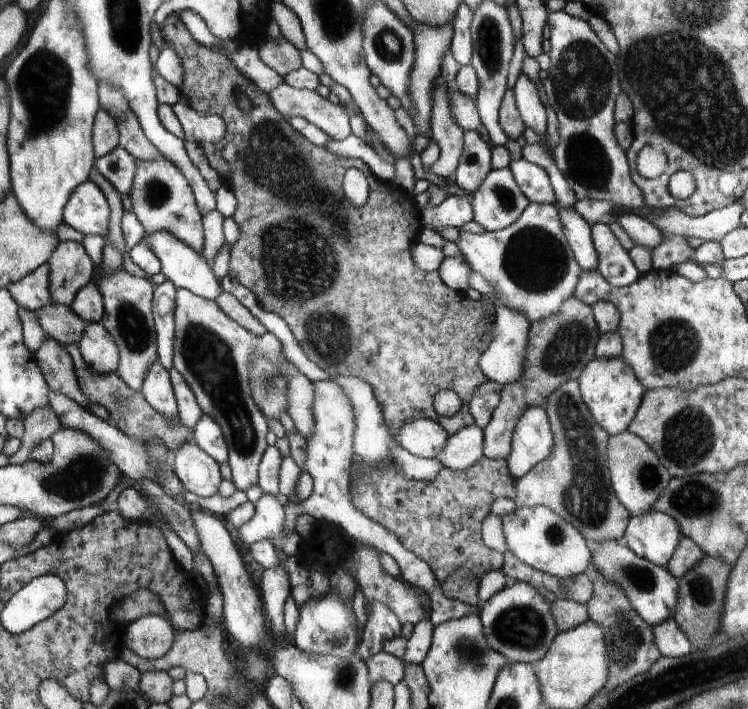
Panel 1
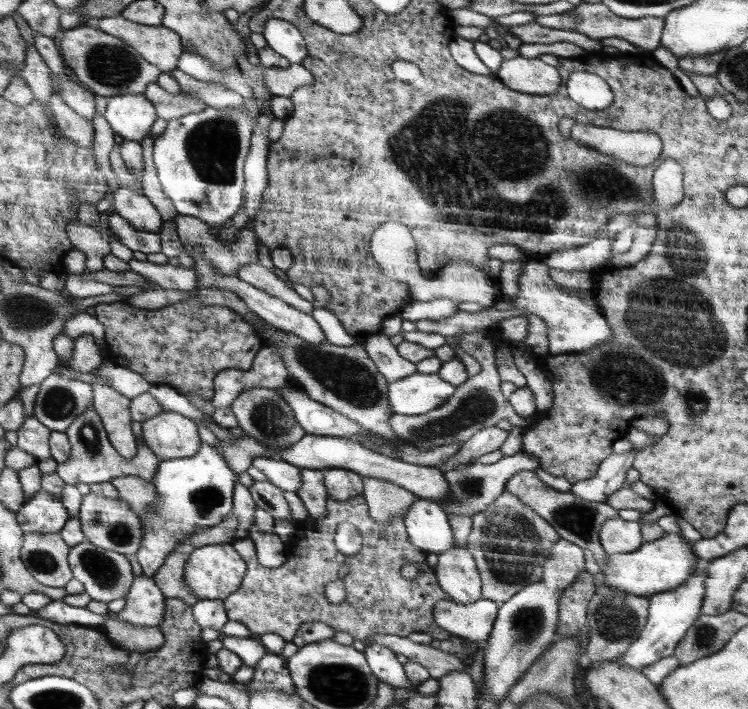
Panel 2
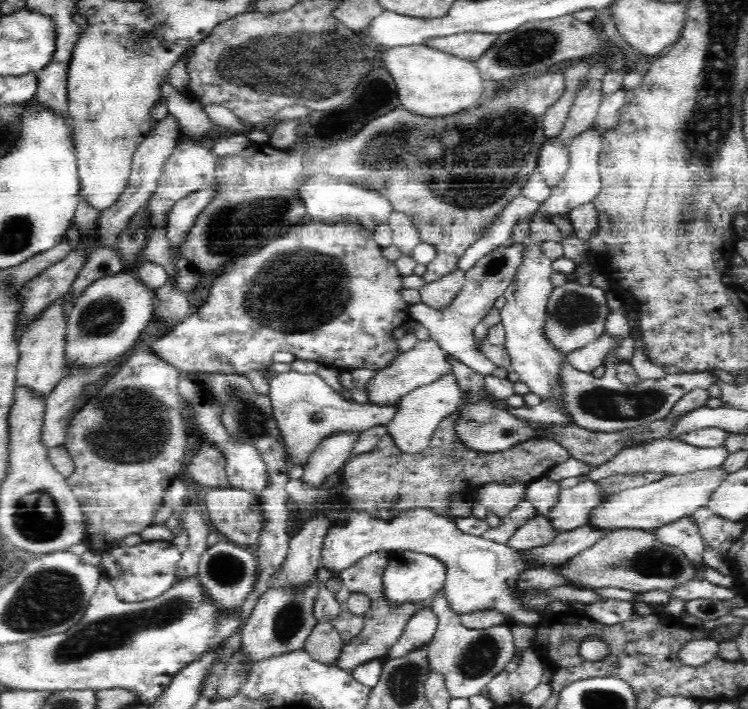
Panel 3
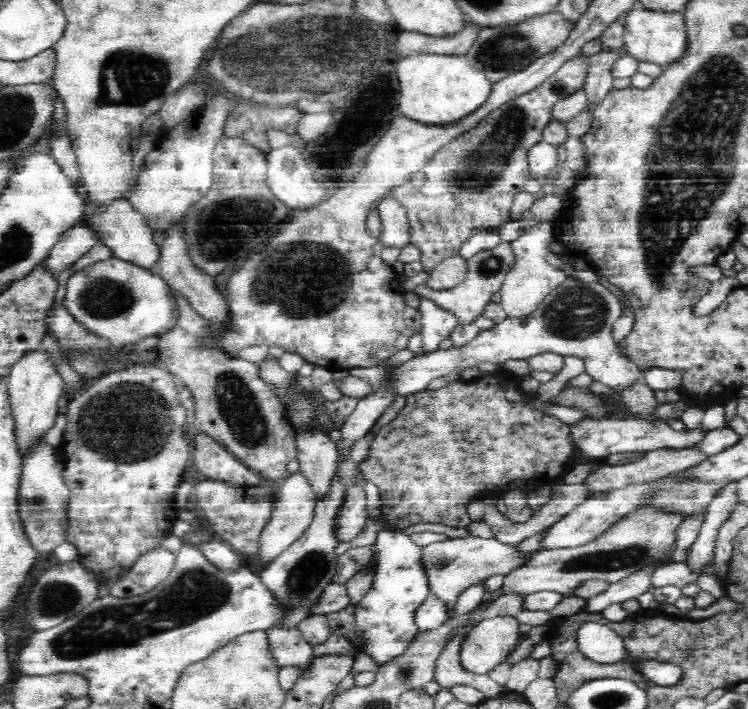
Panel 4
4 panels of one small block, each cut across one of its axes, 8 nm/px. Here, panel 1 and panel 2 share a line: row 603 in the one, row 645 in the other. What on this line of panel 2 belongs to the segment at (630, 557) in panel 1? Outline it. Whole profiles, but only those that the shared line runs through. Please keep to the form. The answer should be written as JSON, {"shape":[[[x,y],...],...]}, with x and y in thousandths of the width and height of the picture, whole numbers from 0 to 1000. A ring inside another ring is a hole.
{"shape":[[[934,788],[929,812],[925,812],[918,822],[902,832],[872,839],[865,883],[856,890],[854,900],[840,913],[840,917],[834,918],[834,924],[818,932],[856,946],[857,942],[864,942],[869,937],[880,935],[881,931],[901,924],[902,914],[917,900],[918,891],[937,867],[941,843],[944,843],[947,801],[949,801],[949,791]]]}

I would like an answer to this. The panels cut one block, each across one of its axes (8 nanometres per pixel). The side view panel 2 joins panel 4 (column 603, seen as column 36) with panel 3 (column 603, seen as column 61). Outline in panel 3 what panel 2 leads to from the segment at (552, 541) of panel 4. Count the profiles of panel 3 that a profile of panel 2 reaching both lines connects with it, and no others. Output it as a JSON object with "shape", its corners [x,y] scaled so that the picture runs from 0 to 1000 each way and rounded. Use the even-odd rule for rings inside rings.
{"shape":[[[957,654],[941,663],[925,663],[914,669],[892,669],[882,677],[856,683],[850,688],[834,688],[829,694],[813,697],[794,709],[786,722],[783,743],[797,752],[810,752],[824,745],[877,746],[901,738],[928,722],[936,714],[947,712],[955,691],[959,691],[979,666],[971,654]]]}

